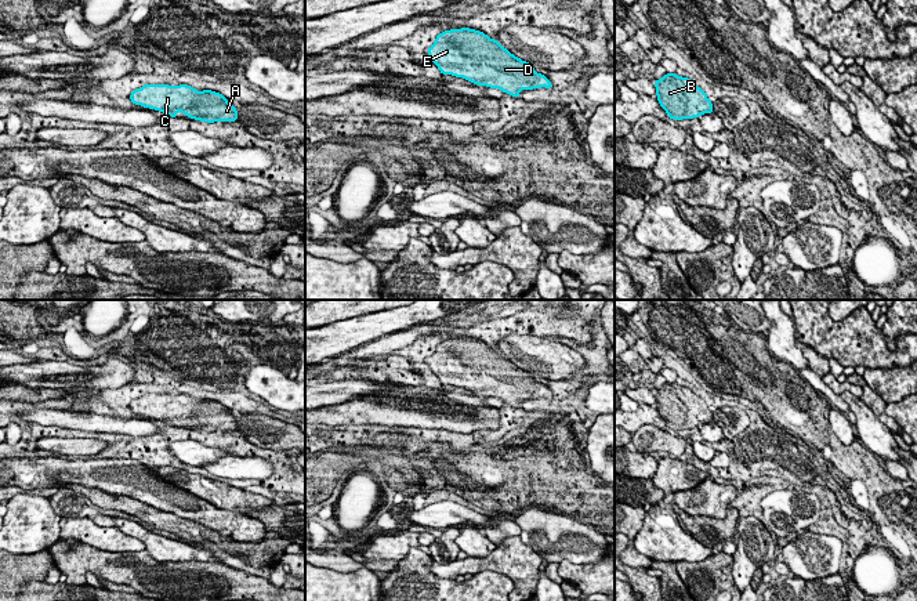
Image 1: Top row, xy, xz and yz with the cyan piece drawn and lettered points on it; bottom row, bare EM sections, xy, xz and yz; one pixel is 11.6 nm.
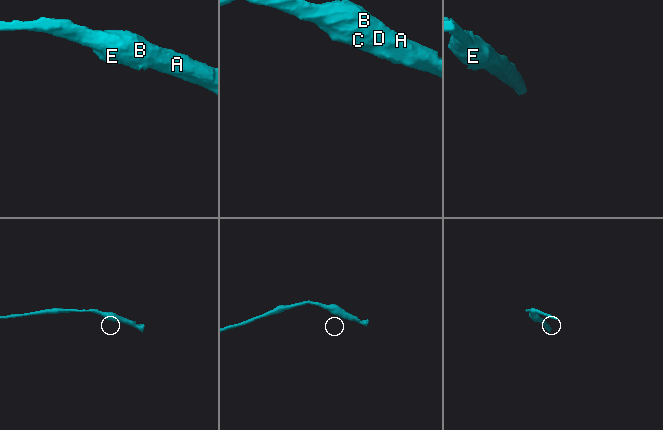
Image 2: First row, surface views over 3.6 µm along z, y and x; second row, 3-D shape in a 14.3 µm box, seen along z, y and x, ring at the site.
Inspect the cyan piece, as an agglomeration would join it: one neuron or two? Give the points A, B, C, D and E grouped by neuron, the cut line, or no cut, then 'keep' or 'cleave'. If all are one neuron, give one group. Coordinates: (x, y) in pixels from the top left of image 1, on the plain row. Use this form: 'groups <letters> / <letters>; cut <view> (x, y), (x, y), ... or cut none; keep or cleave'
groups A B C D E; cut none; keep

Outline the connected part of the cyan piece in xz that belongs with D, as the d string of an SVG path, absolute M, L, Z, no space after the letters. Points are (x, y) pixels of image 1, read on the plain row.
M461 337L439 343L427 365L442 384L499 398L515 408L519 408L521 399L552 398L552 392L537 383L532 373L475 338Z

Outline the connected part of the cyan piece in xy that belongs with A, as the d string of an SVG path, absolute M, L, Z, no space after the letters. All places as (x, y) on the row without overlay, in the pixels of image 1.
M145 394L130 403L134 414L163 421L171 427L177 427L180 420L191 428L214 432L214 431L236 431L238 420L233 413L215 401L203 399L180 394Z

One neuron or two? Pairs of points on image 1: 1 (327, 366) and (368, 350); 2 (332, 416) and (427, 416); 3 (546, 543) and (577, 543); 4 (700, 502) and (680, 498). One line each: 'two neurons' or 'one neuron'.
1: one neuron
2: one neuron
3: one neuron
4: one neuron

